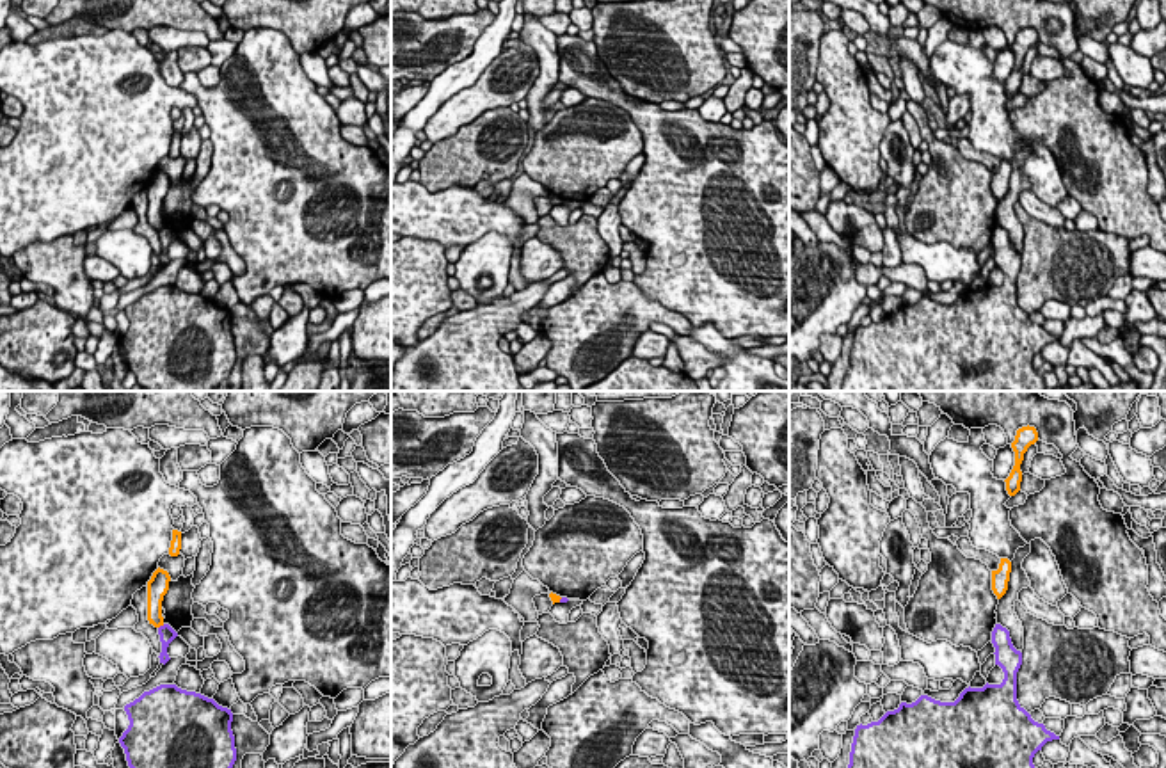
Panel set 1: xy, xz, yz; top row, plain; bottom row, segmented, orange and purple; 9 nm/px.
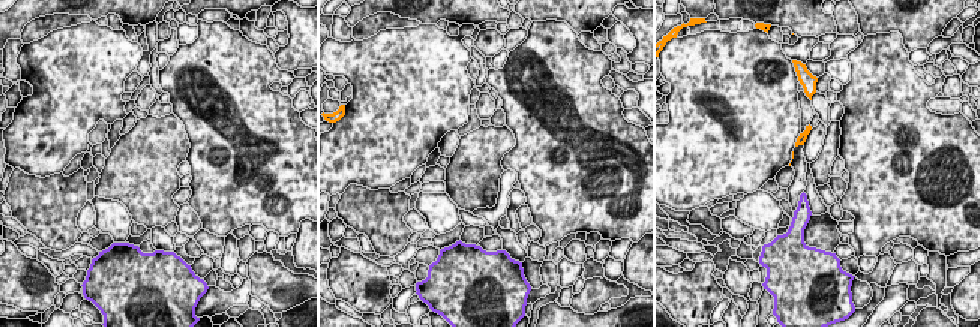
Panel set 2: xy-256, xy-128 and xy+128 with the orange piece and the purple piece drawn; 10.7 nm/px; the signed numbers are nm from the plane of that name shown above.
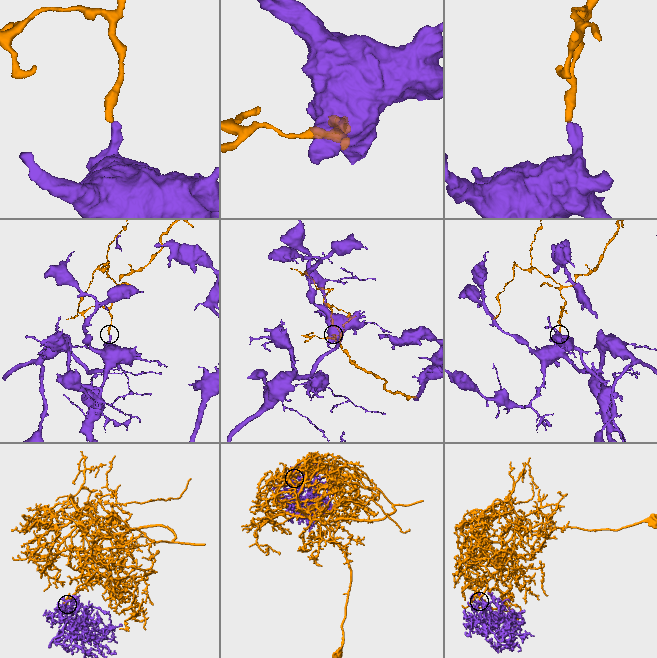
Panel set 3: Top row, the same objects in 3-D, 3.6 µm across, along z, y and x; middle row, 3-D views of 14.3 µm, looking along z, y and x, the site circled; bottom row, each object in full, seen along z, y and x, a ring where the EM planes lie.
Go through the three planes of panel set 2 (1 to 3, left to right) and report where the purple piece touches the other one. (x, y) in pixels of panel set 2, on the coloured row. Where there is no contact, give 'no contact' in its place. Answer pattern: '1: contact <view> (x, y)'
1: no contact
2: no contact
3: no contact

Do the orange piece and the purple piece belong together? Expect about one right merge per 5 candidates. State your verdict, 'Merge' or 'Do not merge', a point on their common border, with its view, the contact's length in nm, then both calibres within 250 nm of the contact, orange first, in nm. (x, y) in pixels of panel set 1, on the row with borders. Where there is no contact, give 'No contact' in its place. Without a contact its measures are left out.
Do not merge. Touches orange at xy (160, 624). Shared border 70 nm. Thickness 140 nm (orange) against 140 nm

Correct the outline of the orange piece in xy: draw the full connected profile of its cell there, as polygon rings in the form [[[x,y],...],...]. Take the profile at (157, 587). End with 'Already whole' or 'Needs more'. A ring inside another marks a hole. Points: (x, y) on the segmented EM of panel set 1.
[[[160,567],[153,572],[151,580],[148,581],[148,620],[155,628],[164,626],[162,601],[169,590],[169,581],[169,572]]]. Already whole

